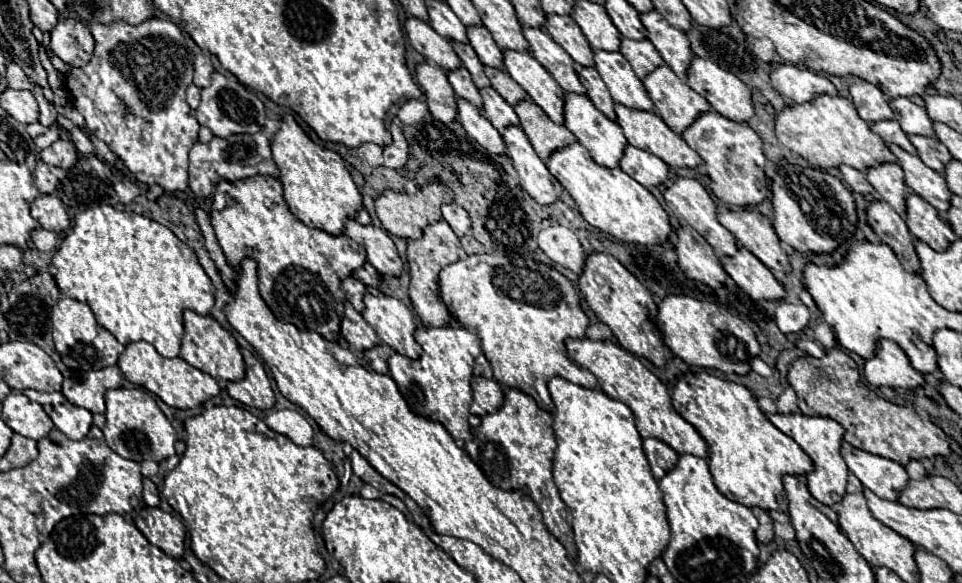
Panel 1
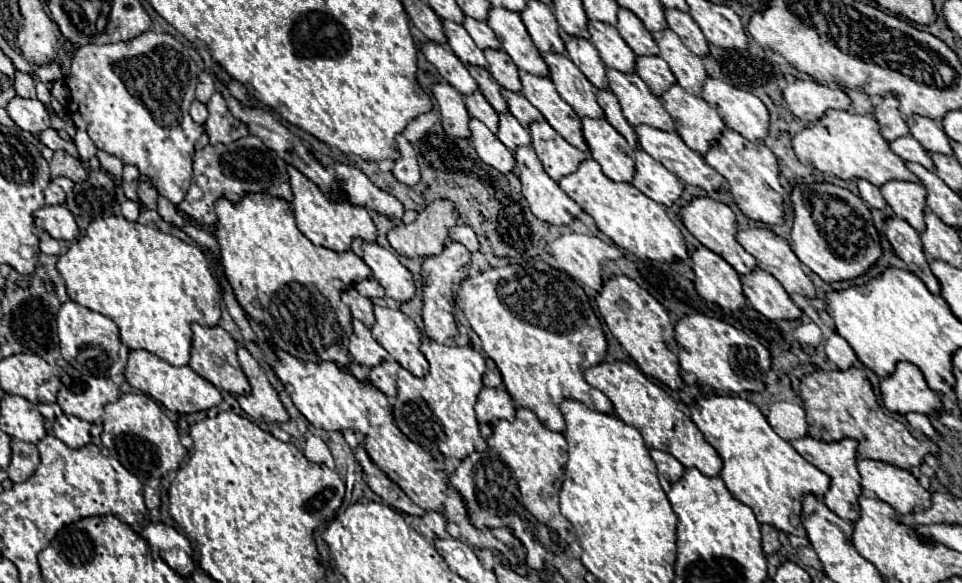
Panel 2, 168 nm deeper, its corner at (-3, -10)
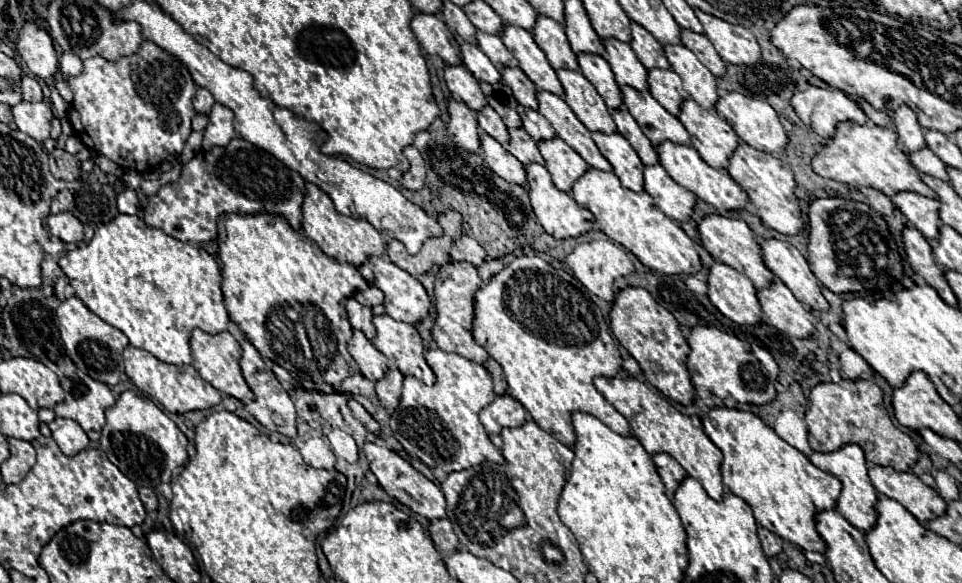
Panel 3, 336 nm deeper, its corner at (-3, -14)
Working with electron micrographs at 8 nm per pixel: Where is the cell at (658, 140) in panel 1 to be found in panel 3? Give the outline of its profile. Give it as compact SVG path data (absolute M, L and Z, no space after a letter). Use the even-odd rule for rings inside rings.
M662 143L656 147L658 157L660 157L660 165L668 171L668 175L682 187L686 187L688 191L692 191L696 197L700 197L702 201L714 205L718 211L740 211L744 209L750 199L746 195L746 191L724 171L718 171L714 167L710 167L694 147L690 145L676 145L676 143Z

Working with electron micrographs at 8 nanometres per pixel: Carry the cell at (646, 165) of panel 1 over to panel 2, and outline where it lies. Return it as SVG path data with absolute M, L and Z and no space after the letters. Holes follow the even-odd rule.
M636 149L636 173L632 185L656 203L670 207L682 193L682 181L642 149Z

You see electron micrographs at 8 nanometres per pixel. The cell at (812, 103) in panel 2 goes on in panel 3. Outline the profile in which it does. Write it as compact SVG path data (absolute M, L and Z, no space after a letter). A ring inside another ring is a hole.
M803 79L796 82L792 107L806 127L828 139L834 135L836 125L852 121L864 125L868 117L864 111L838 89L820 89Z

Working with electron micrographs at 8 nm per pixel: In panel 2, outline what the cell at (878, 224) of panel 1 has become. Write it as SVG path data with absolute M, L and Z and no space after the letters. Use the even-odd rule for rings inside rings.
M898 215L886 219L886 231L884 233L886 233L894 253L908 265L908 269L914 275L918 275L924 281L924 285L934 295L938 295L940 293L940 283L932 275L932 271L928 267L928 261L926 261L926 255L924 255L924 247L922 247L922 241L920 241L920 233L914 227L910 227Z

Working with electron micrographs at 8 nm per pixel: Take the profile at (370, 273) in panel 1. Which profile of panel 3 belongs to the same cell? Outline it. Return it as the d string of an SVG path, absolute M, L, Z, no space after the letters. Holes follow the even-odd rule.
M369 286L368 291L360 291L354 295L354 299L358 299L358 303L366 305L366 307L374 307L374 305L383 304L384 294L375 286Z

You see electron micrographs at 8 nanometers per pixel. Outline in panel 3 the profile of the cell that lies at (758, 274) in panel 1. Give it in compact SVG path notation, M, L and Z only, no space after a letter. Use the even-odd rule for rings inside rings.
M774 279L772 287L758 291L758 299L762 305L764 323L780 329L782 333L806 339L816 329L812 315L780 279Z

